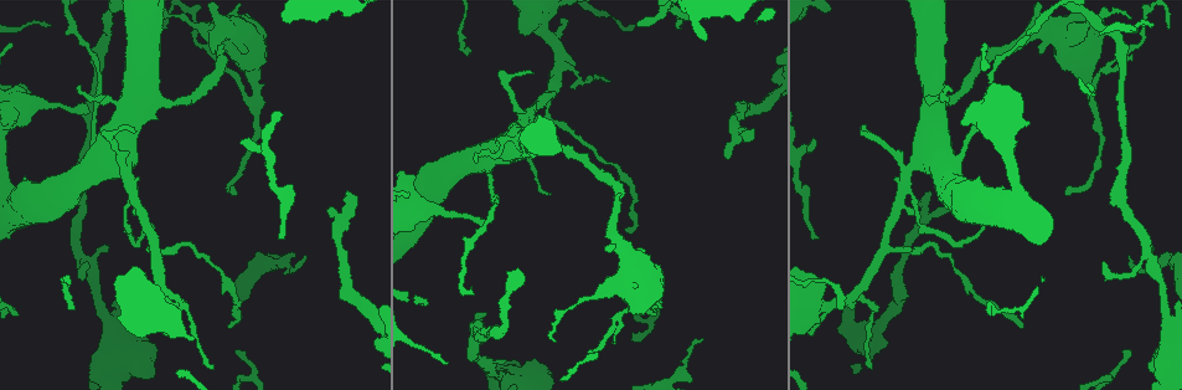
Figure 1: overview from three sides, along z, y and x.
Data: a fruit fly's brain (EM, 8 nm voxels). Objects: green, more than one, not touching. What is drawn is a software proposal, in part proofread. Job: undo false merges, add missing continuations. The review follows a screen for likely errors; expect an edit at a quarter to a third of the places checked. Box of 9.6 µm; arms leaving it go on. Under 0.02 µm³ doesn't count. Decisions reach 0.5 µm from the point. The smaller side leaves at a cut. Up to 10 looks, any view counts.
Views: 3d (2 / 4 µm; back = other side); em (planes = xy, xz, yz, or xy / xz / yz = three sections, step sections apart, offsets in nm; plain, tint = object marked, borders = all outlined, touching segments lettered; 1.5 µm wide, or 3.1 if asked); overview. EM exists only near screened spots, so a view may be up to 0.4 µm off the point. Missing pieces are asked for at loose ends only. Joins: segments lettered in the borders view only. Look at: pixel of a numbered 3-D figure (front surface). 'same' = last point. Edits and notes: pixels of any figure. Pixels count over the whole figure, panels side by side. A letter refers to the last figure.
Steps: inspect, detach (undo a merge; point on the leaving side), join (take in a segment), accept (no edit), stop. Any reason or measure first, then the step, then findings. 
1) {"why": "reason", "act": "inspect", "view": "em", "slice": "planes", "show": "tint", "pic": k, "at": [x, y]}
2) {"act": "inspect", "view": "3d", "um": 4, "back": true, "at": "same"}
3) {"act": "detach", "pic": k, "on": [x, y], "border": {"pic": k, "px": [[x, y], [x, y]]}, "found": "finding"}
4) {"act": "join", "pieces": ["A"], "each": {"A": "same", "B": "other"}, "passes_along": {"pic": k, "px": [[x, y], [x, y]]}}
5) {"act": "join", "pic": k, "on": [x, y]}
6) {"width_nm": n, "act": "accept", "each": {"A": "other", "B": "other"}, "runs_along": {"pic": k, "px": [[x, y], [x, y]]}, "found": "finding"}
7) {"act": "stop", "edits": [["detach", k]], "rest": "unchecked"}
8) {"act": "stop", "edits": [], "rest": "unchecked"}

{"why": "branch stops here", "act": "inspect", "view": "em", "slice": "xz", "step": 4, "show": "borders", "pic": 1, "at": [929, 192]}

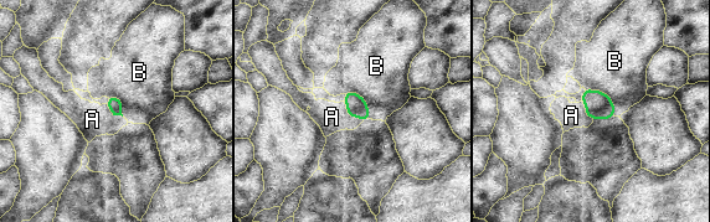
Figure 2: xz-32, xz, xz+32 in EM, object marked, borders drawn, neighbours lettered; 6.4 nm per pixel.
{"why": "another direction", "act": "inspect", "view": "em", "slice": "yz", "step": 8, "show": "borders", "at": "same"}

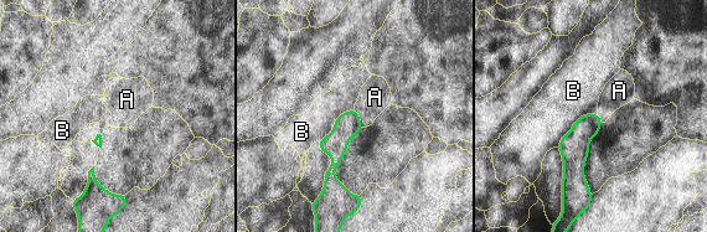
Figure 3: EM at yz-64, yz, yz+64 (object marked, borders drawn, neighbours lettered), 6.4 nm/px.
{"act": "accept", "each": {"A": "other", "B": "other"}, "border": {"pic": 3, "px": [[597, 113], [582, 114], [557, 147]]}, "found": "no lettered segment goes on from it"}

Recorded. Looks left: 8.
{"why": "branch stops here", "act": "inspect", "view": "em", "slice": "xz", "step": 4, "show": "borders", "pic": 1, "at": [816, 237]}

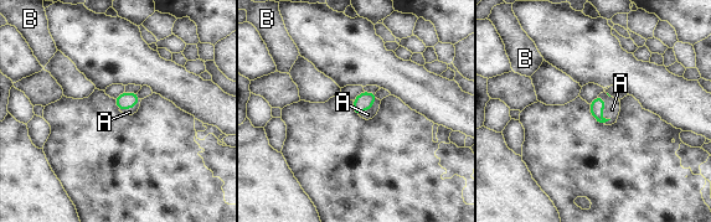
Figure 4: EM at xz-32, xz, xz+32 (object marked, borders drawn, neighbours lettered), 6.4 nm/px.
{"act": "join", "pieces": ["A"], "each": {"A": "same", "B": "other"}, "passes_along": {"pic": 4, "px": [[597, 106], [603, 109], [612, 109]]}, "found": "it goes on there"}

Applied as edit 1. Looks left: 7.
{"why": "branch stops here", "act": "inspect", "view": "3d", "um": 4, "pic": 1, "at": [869, 367]}

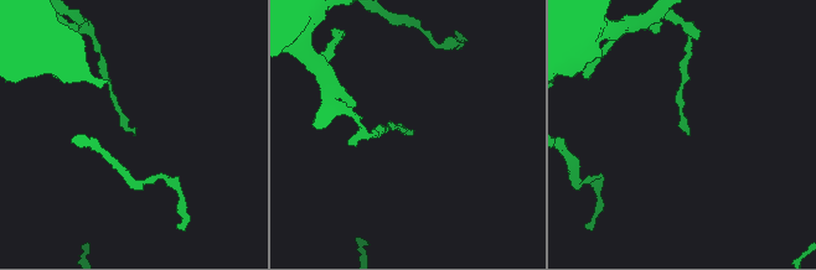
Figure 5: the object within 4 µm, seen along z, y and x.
{"act": "inspect", "view": "em", "slice": "xy", "step": 4, "show": "plain", "pic": 5, "at": [413, 131]}

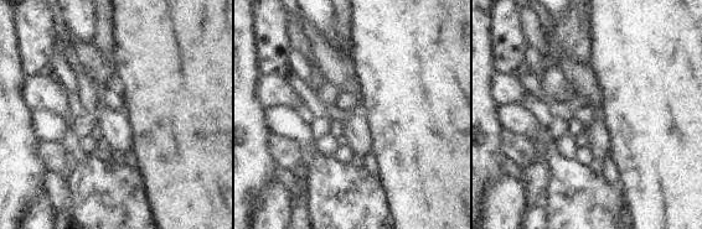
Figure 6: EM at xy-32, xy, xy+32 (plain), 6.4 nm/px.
{"why": "see the neighbours", "act": "inspect", "view": "em", "slice": "xy", "step": 4, "show": "borders", "at": "same"}

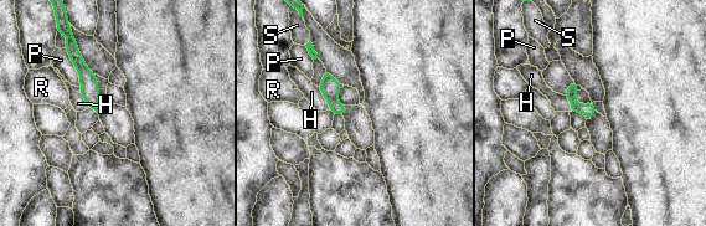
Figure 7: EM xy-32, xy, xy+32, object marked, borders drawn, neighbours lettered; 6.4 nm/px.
{"act": "accept", "each": {"H": "other", "P": "other", "R": "other", "S": "other"}, "runs_along": {"pic": 7, "px": [[75, 51], [97, 107]]}, "found": "no lettered segment goes on from it"}

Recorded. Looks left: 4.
{"why": "calibre changes", "act": "inspect", "view": "3d", "um": 2, "back": true, "pic": 1, "at": [914, 202]}

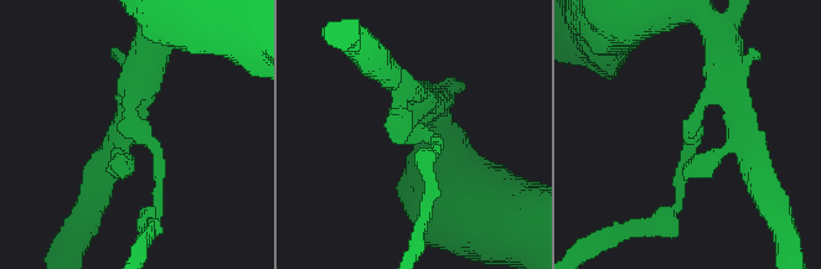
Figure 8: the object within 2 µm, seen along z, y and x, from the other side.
{"arms": 3, "why": "need the tissue", "act": "inspect", "view": "em", "slice": "xz", "step": 4, "show": "tint", "pic": 8, "at": [412, 137]}

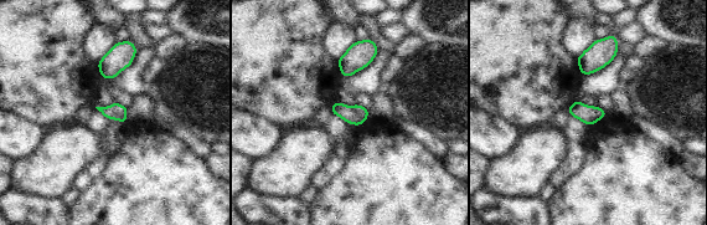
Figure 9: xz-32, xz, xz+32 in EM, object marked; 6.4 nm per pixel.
{"act": "inspect", "view": "em", "slice": "planes", "show": "borders", "at": "same"}

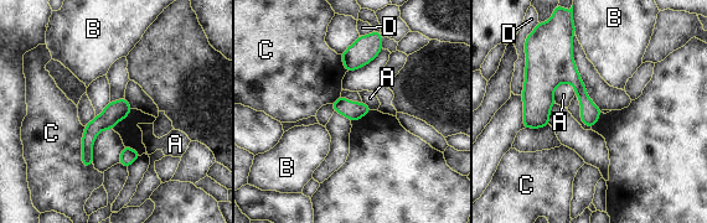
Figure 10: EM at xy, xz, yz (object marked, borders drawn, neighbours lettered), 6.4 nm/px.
{"act": "accept", "each": {"A": "other", "B": "other", "C": "other", "D": "other"}, "border": {"pic": 10, "px": [[568, 82], [556, 88], [555, 102]]}, "found": "one neuron here"}

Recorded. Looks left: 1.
{"act": "stop", "edits": [["join", 4]], "rest": "unchecked"}

